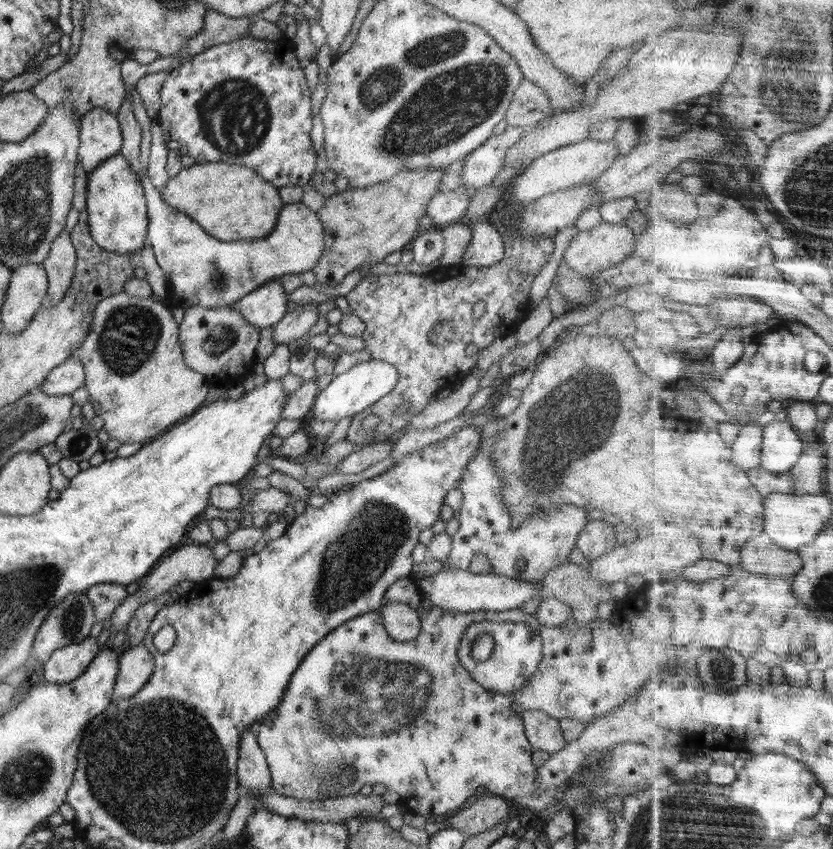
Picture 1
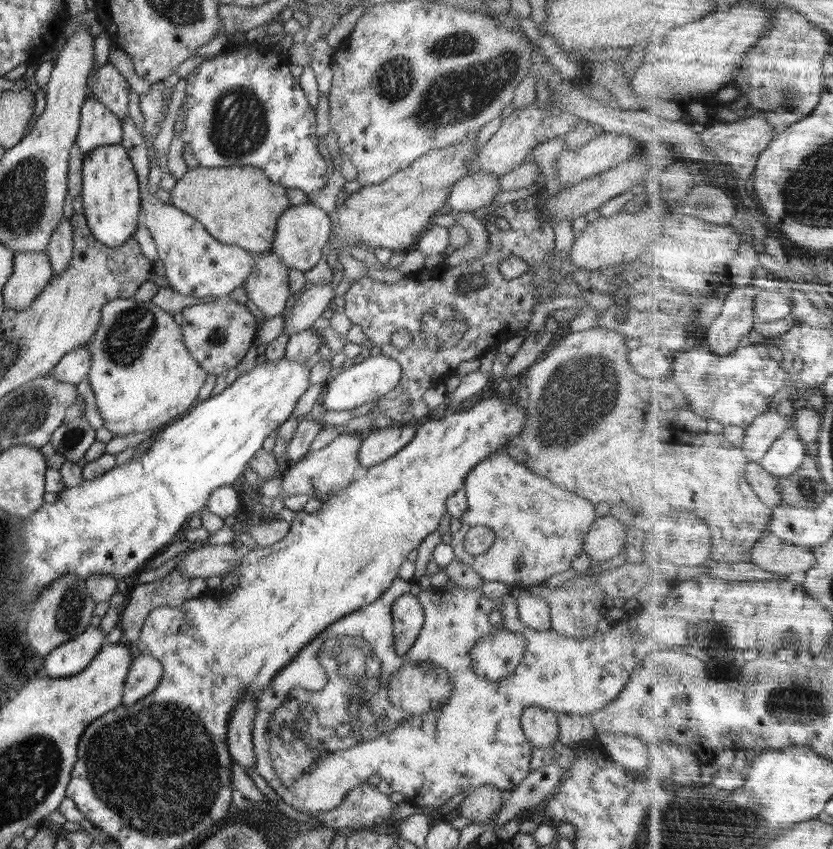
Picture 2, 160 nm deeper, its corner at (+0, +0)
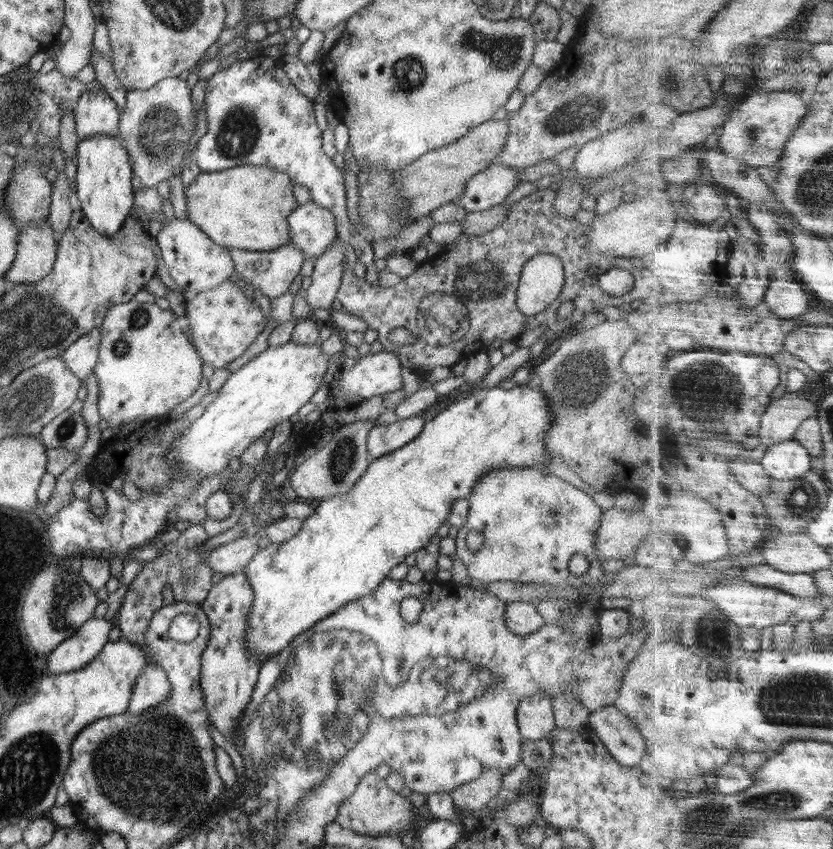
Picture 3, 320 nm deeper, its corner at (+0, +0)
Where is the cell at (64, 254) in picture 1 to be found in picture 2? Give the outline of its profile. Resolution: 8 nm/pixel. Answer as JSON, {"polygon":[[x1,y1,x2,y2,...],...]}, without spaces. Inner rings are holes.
{"polygon":[[62,217,60,224,52,232,45,250,54,275,60,274,60,271,67,268,73,250,73,228,71,222,66,217]]}

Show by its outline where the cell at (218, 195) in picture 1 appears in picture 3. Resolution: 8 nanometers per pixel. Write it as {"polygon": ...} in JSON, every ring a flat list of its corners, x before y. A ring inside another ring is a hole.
{"polygon":[[244,165,203,172,185,191,188,218,216,244,247,251,271,251,291,240,288,215,299,205,288,174,275,168]]}

